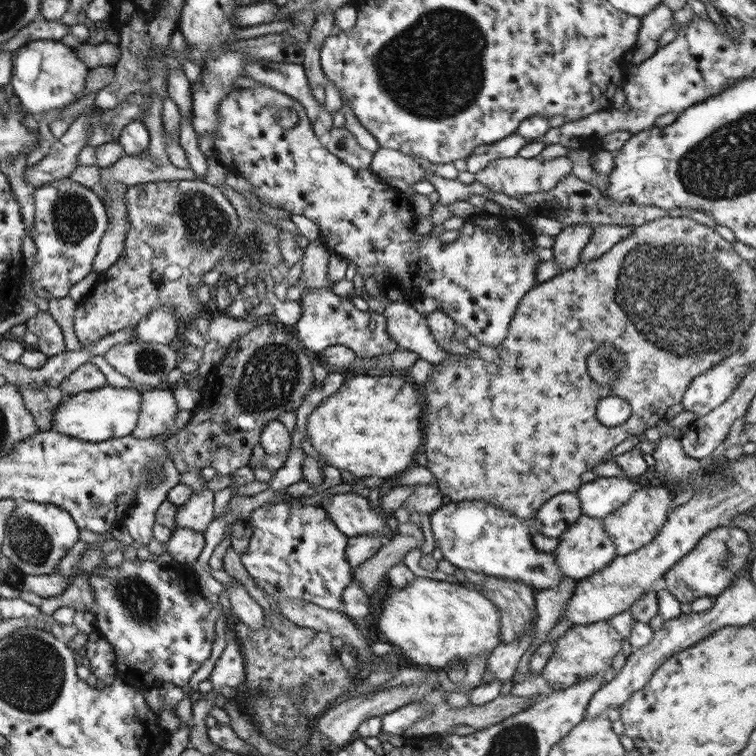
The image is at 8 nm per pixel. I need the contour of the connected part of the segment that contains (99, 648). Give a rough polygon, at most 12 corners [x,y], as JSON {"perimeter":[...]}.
{"perimeter":[[96,630],[81,653],[107,687],[116,680],[113,649]]}

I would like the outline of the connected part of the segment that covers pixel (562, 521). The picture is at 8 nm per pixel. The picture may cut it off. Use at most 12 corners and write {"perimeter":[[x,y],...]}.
{"perimeter":[[576,491],[555,494],[529,521],[531,535],[558,538],[581,514]]}

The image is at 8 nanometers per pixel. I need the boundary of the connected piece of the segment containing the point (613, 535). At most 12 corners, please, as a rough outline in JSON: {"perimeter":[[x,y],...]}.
{"perimeter":[[664,486],[638,488],[601,518],[625,556],[649,544],[671,511]]}

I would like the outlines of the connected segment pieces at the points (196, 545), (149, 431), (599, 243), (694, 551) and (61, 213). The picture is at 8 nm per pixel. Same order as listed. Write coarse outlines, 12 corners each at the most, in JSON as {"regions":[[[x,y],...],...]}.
{"regions":[[[176,528],[165,544],[172,560],[192,564],[203,535]],[[171,389],[143,391],[129,436],[167,433],[178,412]],[[592,224],[579,263],[607,252],[636,225]],[[714,527],[662,576],[680,604],[749,570],[747,532]],[[69,178],[33,190],[31,287],[67,297],[108,228]]]}

